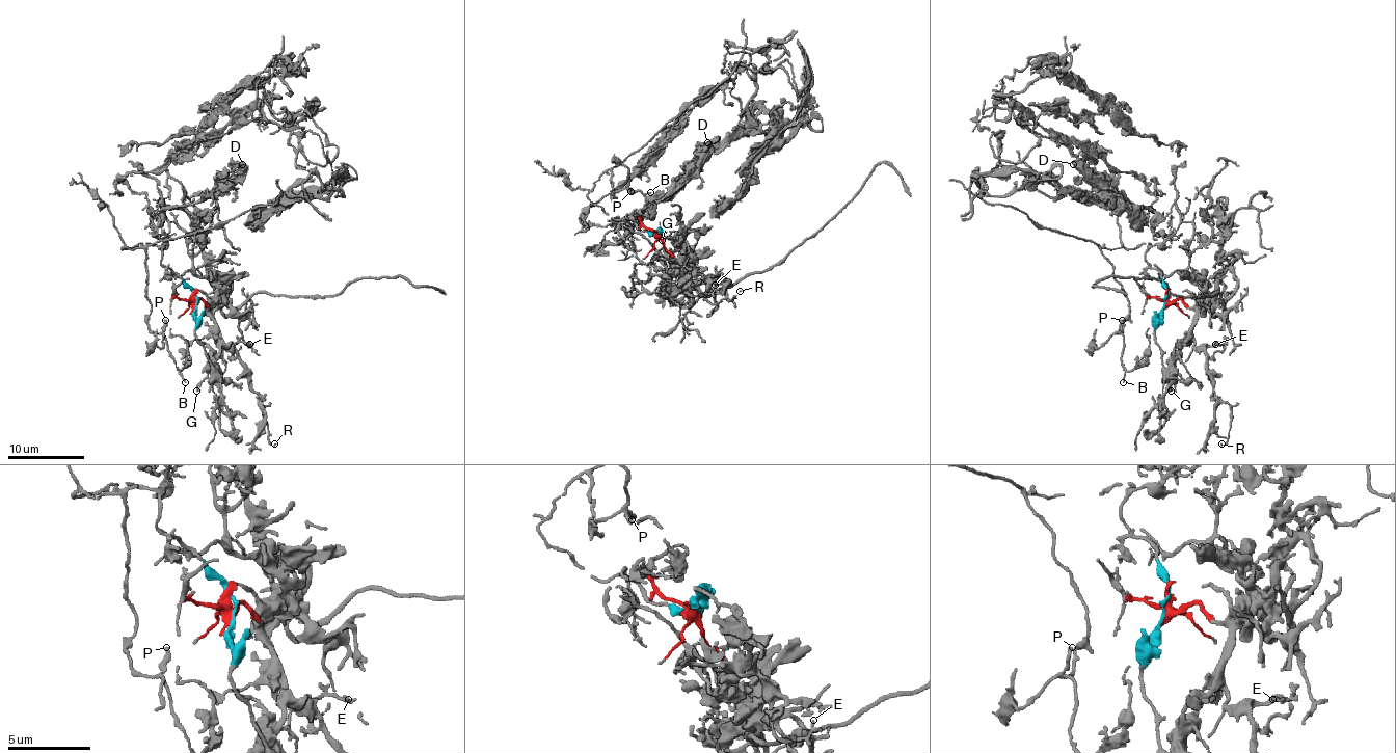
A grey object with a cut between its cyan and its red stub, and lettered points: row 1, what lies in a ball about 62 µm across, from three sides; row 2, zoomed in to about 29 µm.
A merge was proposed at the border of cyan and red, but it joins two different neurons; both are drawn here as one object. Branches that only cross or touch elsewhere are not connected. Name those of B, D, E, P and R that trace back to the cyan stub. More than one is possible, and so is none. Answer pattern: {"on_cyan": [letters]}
{"on_cyan": ["B", "D", "P"]}

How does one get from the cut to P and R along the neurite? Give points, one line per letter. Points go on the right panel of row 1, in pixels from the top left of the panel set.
P: (1164, 301), (1166, 285), (1146, 262), (1150, 244), (1101, 249), (1128, 301), (1128, 315), (1119, 332), (1123, 319)
R: (1164, 301), (1180, 300), (1196, 312), (1193, 346), (1205, 353), (1213, 392), (1230, 407), (1228, 440), (1220, 444)

